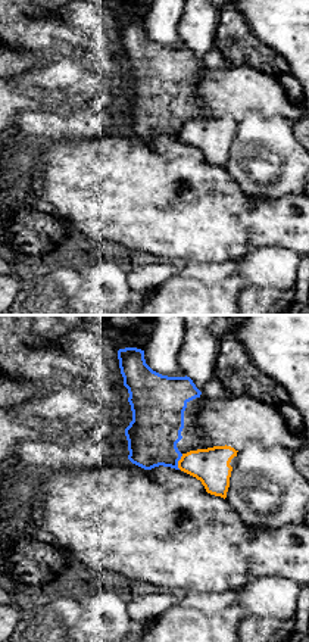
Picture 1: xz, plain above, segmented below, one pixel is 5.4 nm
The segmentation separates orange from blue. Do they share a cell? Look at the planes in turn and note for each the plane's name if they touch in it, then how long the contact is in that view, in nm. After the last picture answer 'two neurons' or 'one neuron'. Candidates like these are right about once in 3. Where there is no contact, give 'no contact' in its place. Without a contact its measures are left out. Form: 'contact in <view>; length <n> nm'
contact in xz; length 90 nm

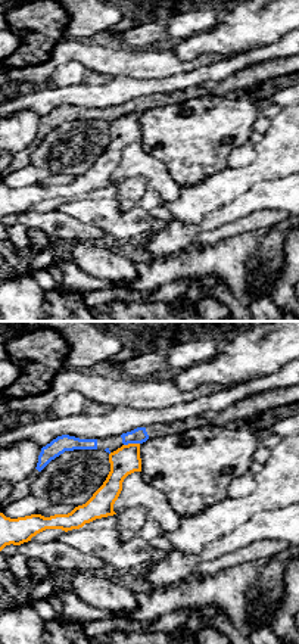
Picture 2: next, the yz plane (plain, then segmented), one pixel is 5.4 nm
contact in yz; length 90 nm

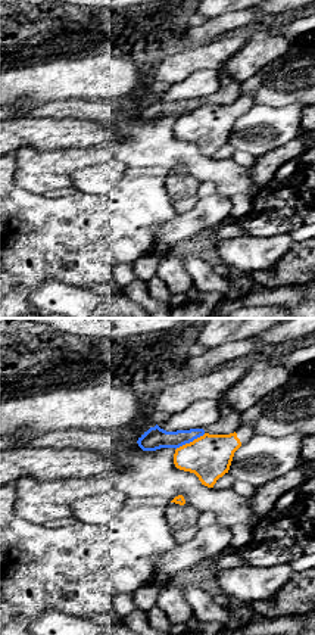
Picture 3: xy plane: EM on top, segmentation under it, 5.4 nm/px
contact in xy; length 190 nm

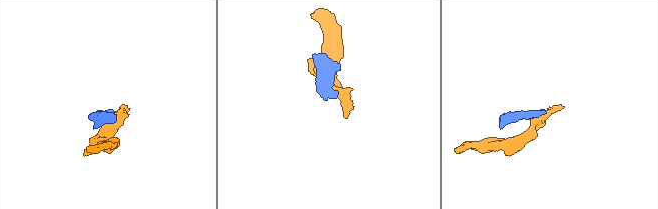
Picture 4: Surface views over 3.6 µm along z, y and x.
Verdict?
two neurons

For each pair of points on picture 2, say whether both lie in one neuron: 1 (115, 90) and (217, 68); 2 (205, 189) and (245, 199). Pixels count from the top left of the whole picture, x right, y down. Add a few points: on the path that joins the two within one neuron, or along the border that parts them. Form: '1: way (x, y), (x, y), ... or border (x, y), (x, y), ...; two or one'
1: way (140, 87), (159, 87), (192, 77); one
2: border (265, 180), (212, 208), (205, 215); two

